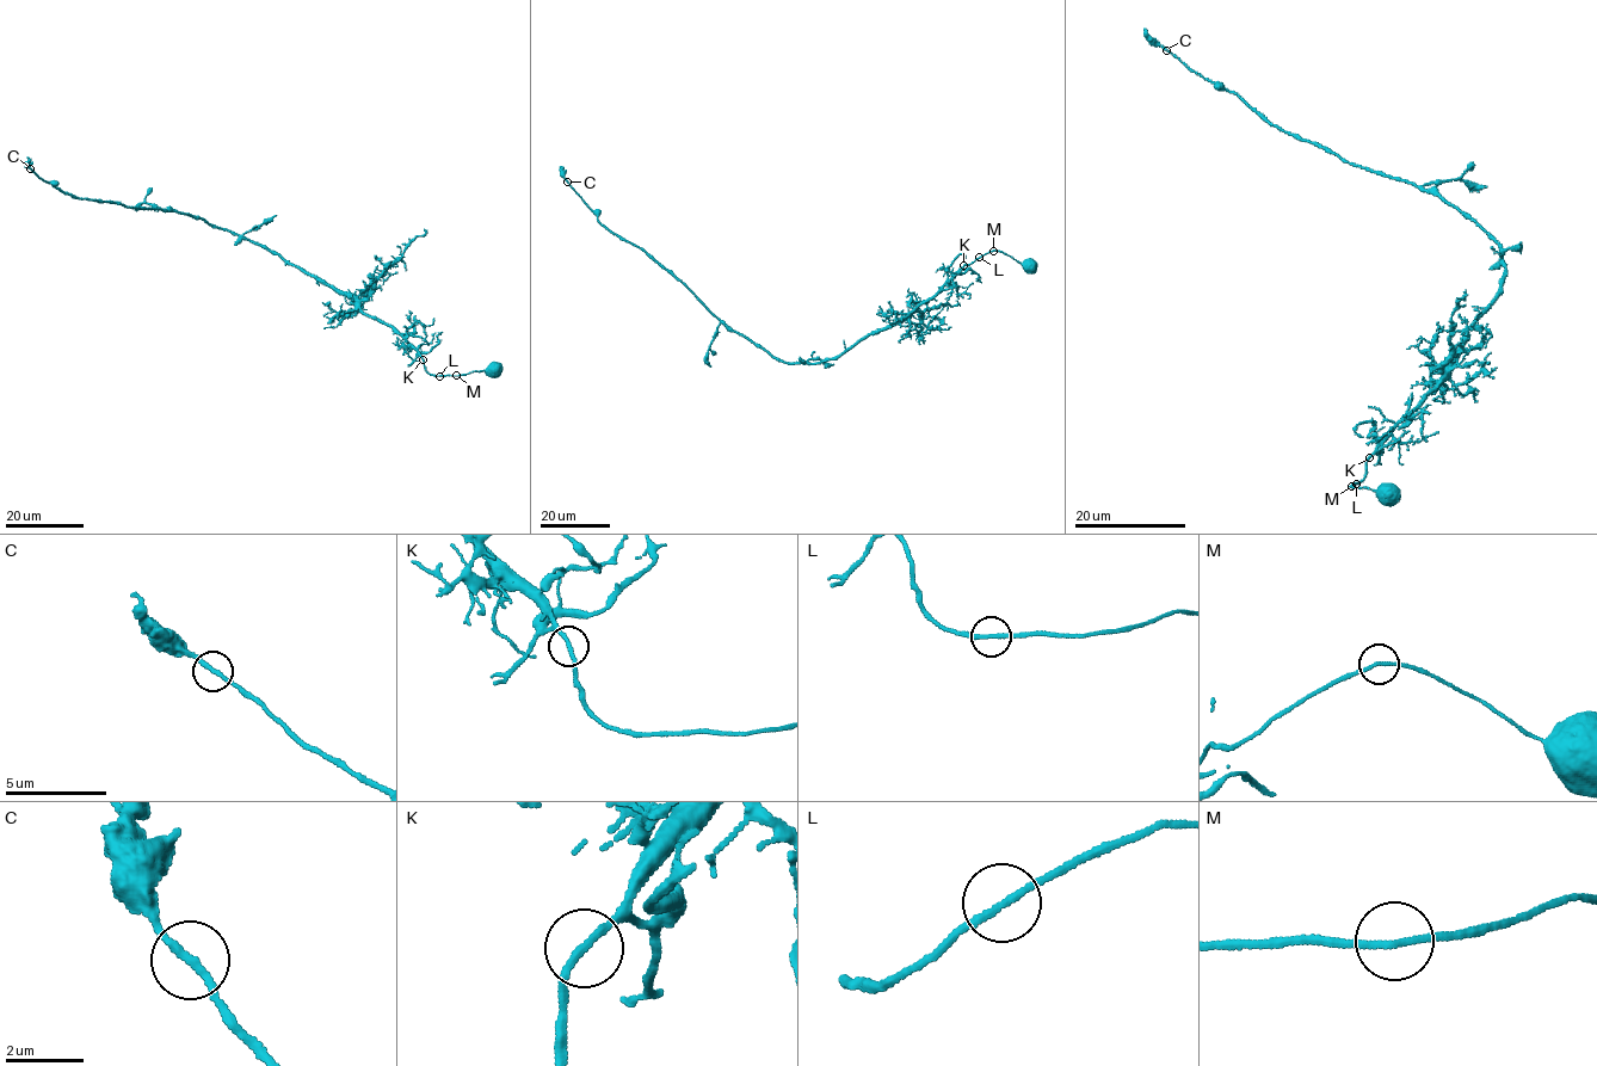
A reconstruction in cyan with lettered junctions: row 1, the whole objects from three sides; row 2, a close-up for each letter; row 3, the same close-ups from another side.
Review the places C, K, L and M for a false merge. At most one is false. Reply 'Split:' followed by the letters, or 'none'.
Split: none

